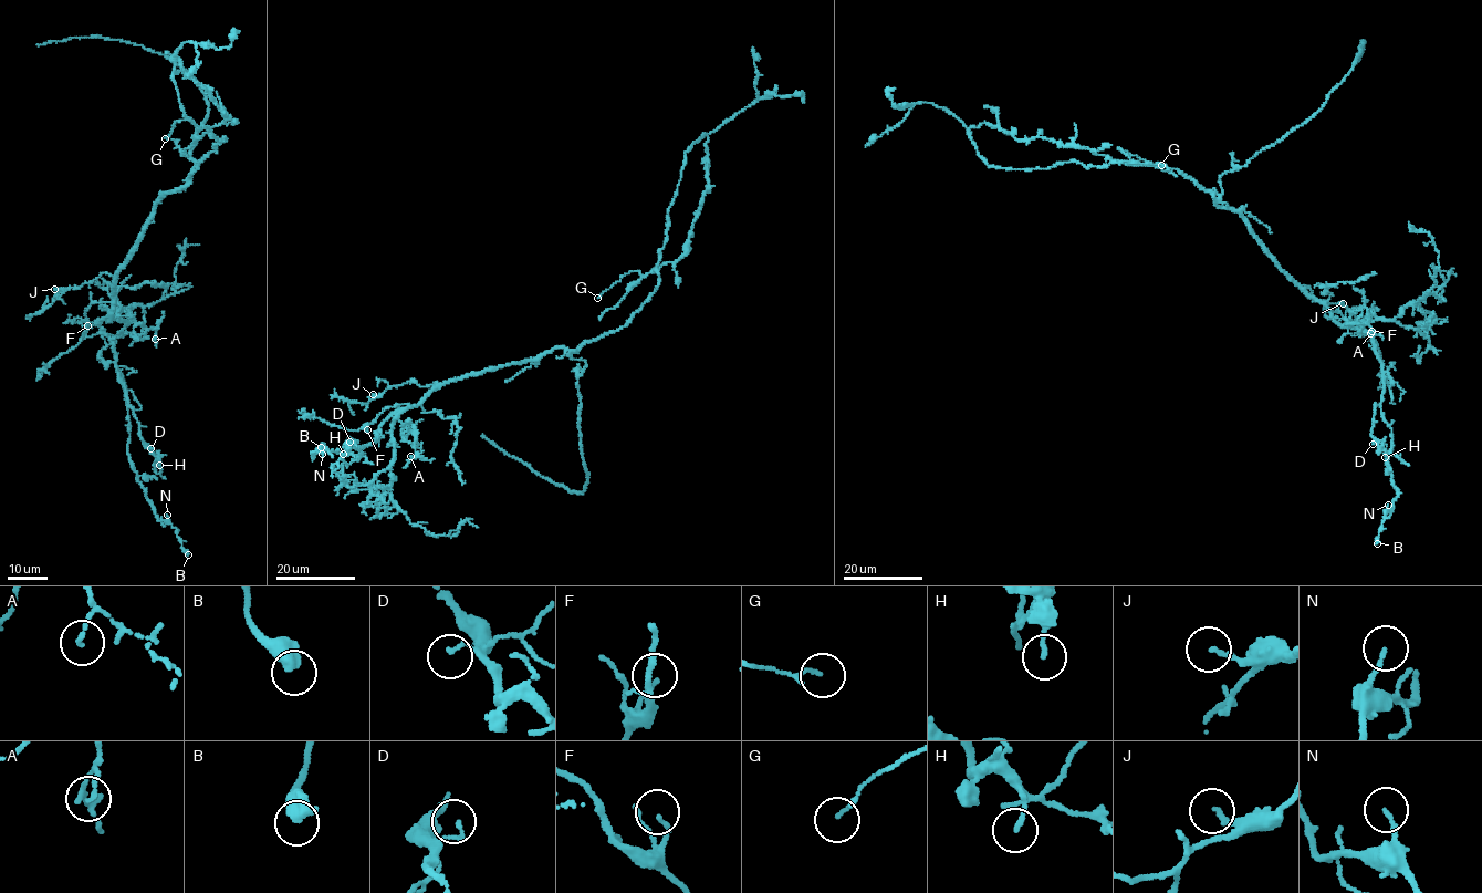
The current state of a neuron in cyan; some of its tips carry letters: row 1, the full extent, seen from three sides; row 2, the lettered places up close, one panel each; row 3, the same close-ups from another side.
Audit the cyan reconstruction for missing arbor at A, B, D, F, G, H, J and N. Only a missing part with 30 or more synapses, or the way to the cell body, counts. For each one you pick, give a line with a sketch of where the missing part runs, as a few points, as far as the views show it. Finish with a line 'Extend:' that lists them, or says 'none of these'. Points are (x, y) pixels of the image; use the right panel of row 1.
Extend: none of these

